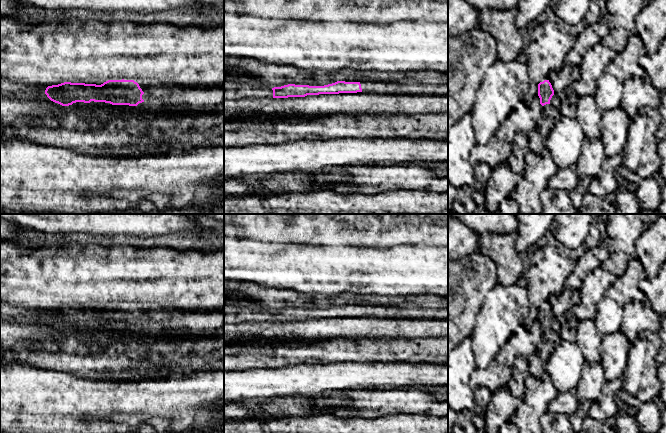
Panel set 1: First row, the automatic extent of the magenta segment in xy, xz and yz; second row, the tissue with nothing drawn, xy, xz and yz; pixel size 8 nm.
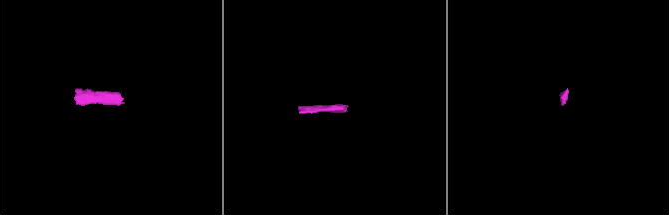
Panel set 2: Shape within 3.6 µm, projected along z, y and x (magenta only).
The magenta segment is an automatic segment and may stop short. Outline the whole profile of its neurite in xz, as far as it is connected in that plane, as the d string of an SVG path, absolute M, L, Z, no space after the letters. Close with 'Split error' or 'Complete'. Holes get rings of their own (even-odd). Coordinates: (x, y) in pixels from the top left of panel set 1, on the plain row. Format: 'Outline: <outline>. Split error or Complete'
Outline: M224 305L224 324L242 324L245 322L288 322L307 319L339 317L379 317L379 318L425 318L448 319L448 310L398 309L376 306L337 305L324 310L288 308L281 311L255 311Z. Split error

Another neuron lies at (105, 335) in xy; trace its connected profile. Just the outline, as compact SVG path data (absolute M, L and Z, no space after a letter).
M80 326L72 328L75 331L77 340L83 343L92 343L93 341L99 346L102 351L114 342L116 336L116 329L105 326L95 326L94 329L86 327L82 329Z

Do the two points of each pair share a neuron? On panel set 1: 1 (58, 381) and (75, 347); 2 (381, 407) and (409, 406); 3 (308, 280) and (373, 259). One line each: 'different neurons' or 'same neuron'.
1: different neurons
2: same neuron
3: same neuron

